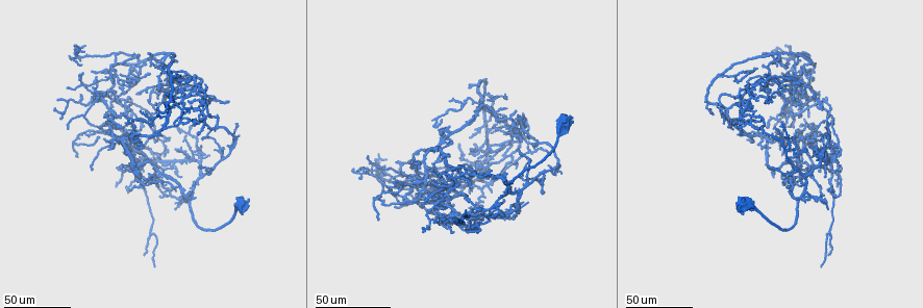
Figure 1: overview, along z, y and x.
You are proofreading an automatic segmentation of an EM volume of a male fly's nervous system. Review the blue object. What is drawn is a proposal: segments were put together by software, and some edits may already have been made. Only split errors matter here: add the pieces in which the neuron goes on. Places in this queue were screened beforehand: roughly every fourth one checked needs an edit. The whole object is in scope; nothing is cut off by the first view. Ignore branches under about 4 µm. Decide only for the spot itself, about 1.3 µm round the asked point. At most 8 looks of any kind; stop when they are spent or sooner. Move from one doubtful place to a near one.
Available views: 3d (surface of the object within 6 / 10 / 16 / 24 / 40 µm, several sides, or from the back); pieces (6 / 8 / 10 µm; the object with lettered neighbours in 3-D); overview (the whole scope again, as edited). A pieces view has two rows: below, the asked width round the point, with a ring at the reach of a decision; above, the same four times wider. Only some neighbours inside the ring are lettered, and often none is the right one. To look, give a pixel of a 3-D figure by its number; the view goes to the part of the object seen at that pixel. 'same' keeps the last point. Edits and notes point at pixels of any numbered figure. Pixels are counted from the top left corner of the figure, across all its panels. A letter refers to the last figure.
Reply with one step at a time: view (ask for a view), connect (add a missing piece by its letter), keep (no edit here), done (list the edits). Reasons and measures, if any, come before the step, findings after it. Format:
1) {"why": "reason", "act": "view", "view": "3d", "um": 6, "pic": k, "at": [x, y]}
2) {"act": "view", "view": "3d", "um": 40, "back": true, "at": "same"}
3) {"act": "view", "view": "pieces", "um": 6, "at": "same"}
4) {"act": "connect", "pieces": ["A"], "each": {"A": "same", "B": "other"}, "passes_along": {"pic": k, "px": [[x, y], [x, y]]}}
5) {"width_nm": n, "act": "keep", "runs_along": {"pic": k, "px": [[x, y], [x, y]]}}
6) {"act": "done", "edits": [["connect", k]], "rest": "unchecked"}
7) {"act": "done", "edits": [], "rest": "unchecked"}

{"why": "free end", "act": "view", "view": "3d", "um": 24, "pic": 1, "at": [823, 102]}

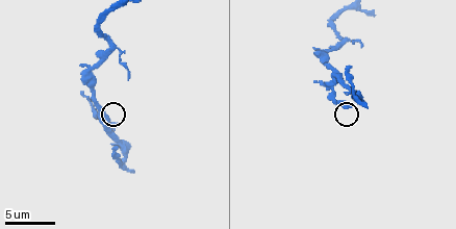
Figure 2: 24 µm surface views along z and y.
{"act": "view", "view": "pieces", "um": 6, "pic": 2, "at": [115, 124]}

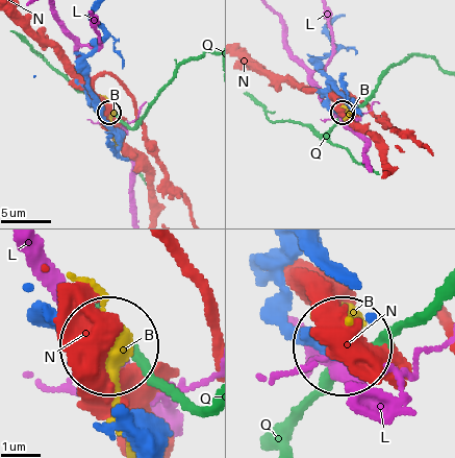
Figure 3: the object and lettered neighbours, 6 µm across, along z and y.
{"width_nm": 360, "act": "keep", "each": {"B": "other", "L": "other", "N": "other", "Q": "other"}, "found": "no lettered piece goes on from it"}

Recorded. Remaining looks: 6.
{"why": "branch stops here", "act": "view", "view": "3d", "um": 40, "pic": 1, "at": [440, 196]}

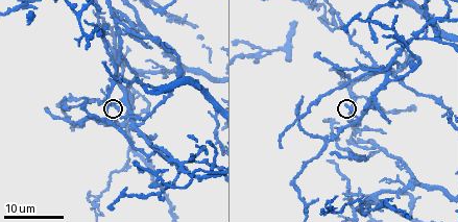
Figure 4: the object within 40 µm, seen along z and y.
{"act": "view", "view": "pieces", "um": 8, "pic": 4, "at": [345, 103]}

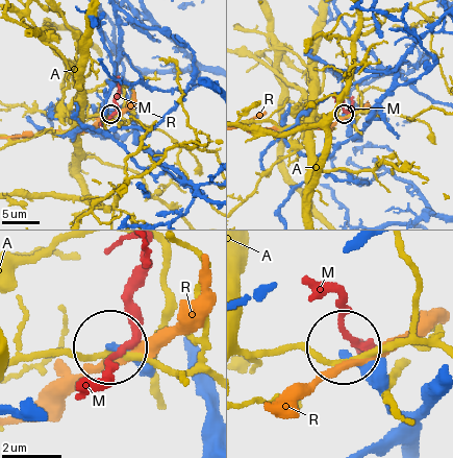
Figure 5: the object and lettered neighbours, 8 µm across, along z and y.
{"act": "keep", "each": {"A": "other", "M": "other", "R": "other"}, "found": "no lettered piece goes on from it"}

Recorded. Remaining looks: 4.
{"why": "branch stops here", "act": "view", "view": "3d", "um": 40, "pic": 1, "at": [473, 227]}

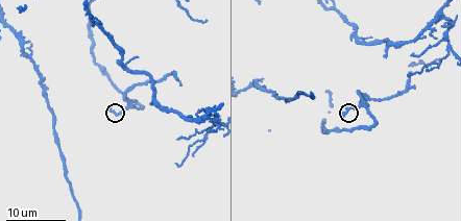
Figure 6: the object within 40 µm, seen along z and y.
{"act": "view", "view": "pieces", "um": 8, "pic": 6, "at": [110, 110]}

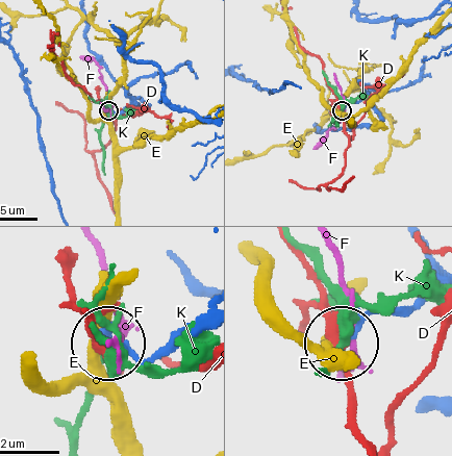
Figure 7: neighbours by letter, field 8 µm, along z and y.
{"act": "keep", "each": {"D": "other", "E": "other", "F": "other", "K": "other"}, "found": "none of them fits"}

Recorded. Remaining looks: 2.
{"why": "free end", "act": "view", "view": "3d", "um": 24, "pic": 1, "at": [164, 69]}

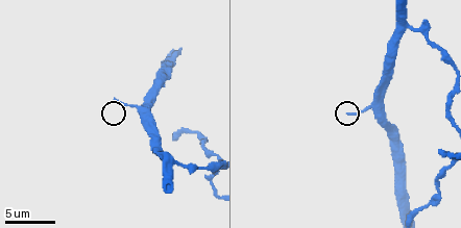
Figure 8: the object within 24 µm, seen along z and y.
{"act": "view", "view": "pieces", "um": 8, "pic": 8, "at": [114, 98]}

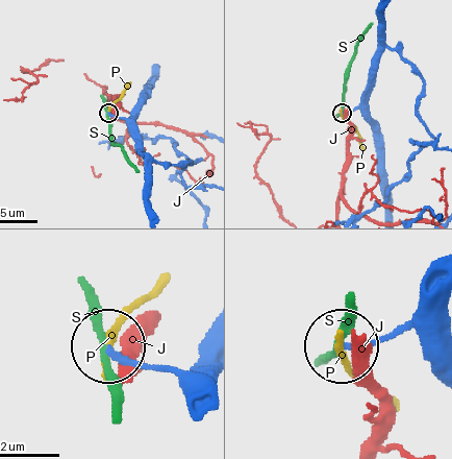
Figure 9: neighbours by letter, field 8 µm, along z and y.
{"act": "keep", "each": {"J": "other", "P": "other", "S": "other"}, "runs_along": {"pic": 9, "px": [[433, 293], [373, 341], [346, 346]]}, "found": "no lettered piece goes on from it"}

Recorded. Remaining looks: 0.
{"act": "done", "edits": [], "rest": "unchecked"}

